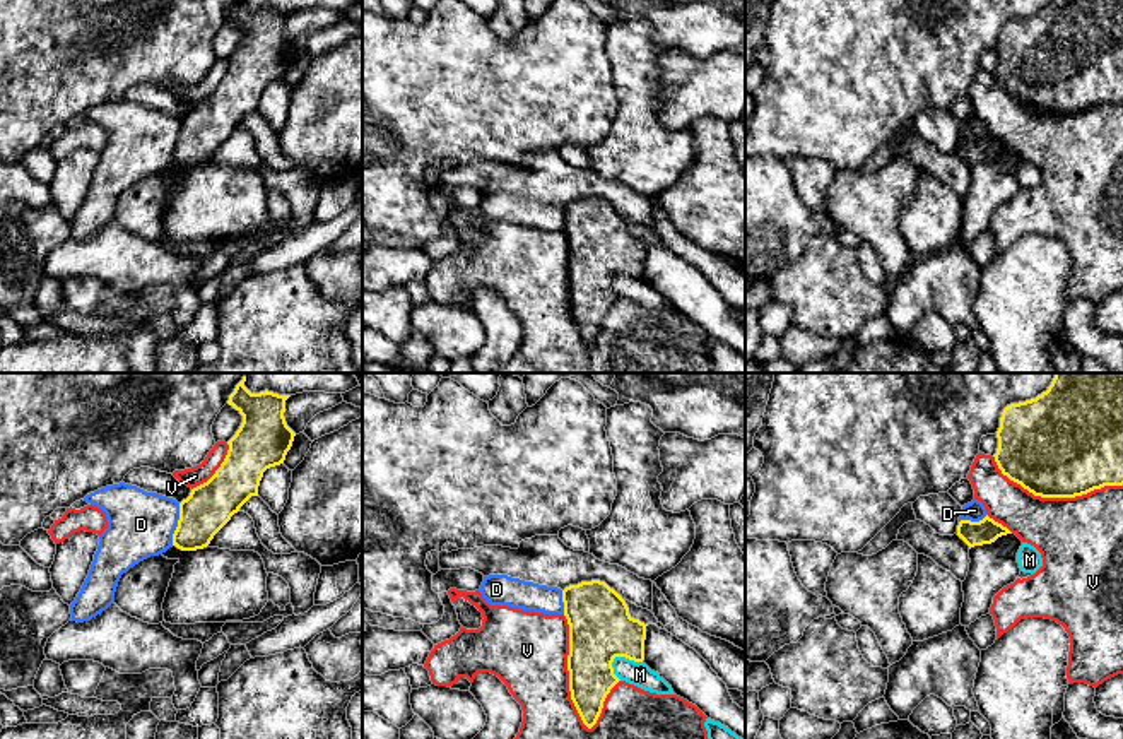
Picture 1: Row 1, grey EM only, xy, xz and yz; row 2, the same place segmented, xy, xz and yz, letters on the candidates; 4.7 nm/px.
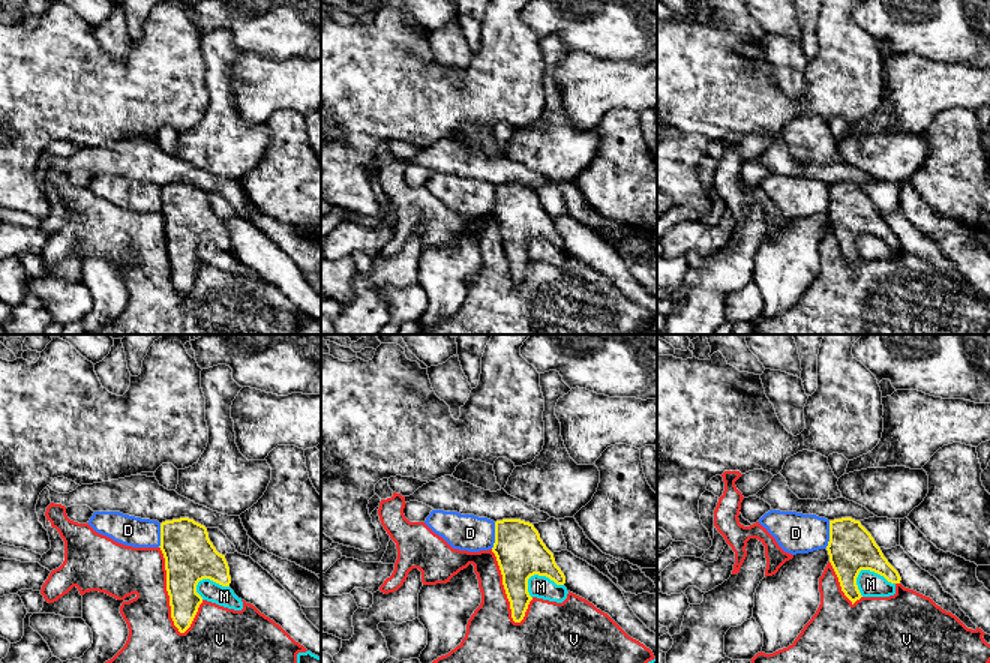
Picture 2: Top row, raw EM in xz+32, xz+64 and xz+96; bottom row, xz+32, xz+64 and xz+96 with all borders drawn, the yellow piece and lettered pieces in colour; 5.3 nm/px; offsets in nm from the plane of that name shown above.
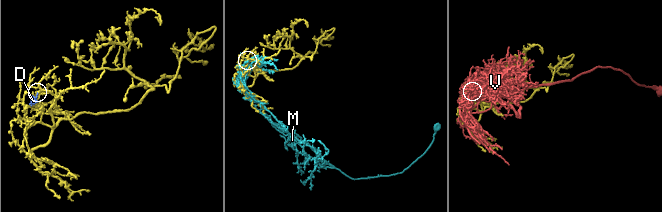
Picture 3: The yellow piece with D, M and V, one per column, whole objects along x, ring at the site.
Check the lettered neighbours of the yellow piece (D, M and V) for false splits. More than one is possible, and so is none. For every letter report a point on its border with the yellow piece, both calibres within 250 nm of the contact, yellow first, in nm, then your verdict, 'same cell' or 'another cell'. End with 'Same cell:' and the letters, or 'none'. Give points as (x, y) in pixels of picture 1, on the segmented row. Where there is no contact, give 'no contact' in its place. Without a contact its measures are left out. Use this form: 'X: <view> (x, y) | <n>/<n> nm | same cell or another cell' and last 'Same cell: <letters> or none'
D: xy (178, 524) | 220/320 nm | another cell
M: xz (621, 656) | 300/110 nm | another cell
V: xz (570, 673) | 300/380 nm | another cell
Same cell: none

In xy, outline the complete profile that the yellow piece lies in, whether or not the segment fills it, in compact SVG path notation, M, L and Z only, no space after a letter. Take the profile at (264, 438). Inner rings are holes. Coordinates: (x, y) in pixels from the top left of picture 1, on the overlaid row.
M246 376L227 400L243 416L243 423L227 441L224 462L207 482L193 488L179 503L173 546L181 551L207 547L231 517L251 496L258 496L263 472L284 464L292 446L296 433L284 417L285 400L291 395L268 390L251 393L244 381Z

